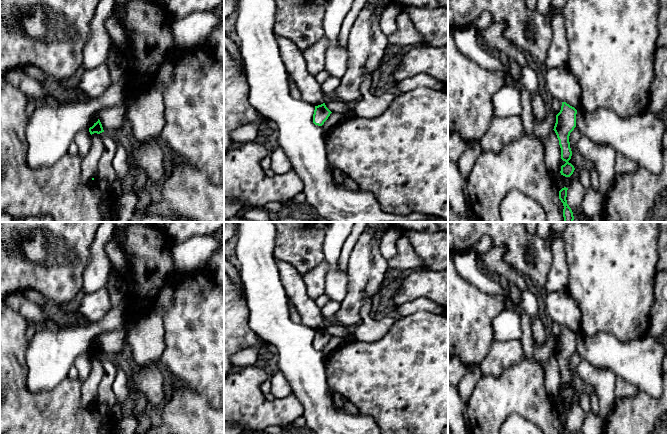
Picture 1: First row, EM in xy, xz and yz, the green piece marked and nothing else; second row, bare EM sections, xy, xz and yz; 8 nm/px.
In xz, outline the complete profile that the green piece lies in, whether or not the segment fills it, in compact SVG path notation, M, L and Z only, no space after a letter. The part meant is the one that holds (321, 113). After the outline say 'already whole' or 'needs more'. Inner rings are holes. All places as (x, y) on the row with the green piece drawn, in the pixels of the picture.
M325 103L315 106L313 123L322 126L332 112L326 107Z; already whole

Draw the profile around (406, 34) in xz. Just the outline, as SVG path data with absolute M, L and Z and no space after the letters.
M402 10L396 18L397 30L387 36L389 46L404 47L423 42L423 36L417 31L407 11Z

